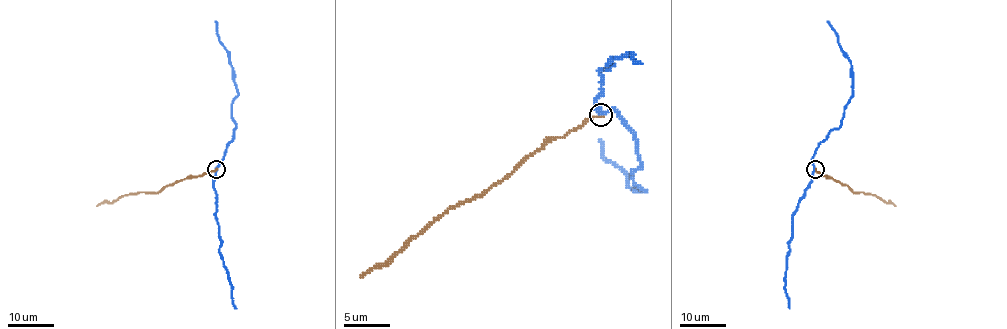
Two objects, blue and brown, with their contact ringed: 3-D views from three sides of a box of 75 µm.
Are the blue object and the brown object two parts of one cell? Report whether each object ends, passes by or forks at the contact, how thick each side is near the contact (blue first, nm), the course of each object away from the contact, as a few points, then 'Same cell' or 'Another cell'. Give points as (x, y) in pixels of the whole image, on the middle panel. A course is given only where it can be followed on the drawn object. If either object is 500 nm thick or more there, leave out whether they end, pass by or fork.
At the ring blue passes by. At the ring brown ends. Thickness 320 nm (blue) against 180 nm. Course of blue: (601, 114), (613, 109), (635, 137), (640, 165), (633, 176), (645, 190), (633, 190), (603, 158), (599, 139). Course of brown: (601, 116), (587, 119), (562, 137), (551, 137), (482, 194), (450, 206), (360, 277). Another cell

